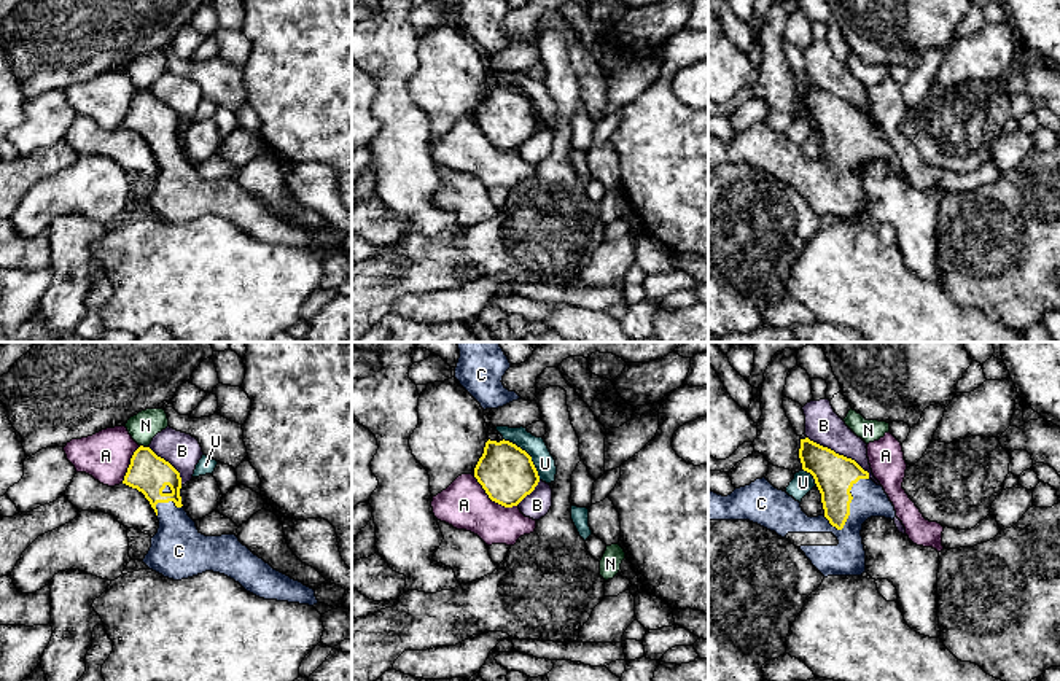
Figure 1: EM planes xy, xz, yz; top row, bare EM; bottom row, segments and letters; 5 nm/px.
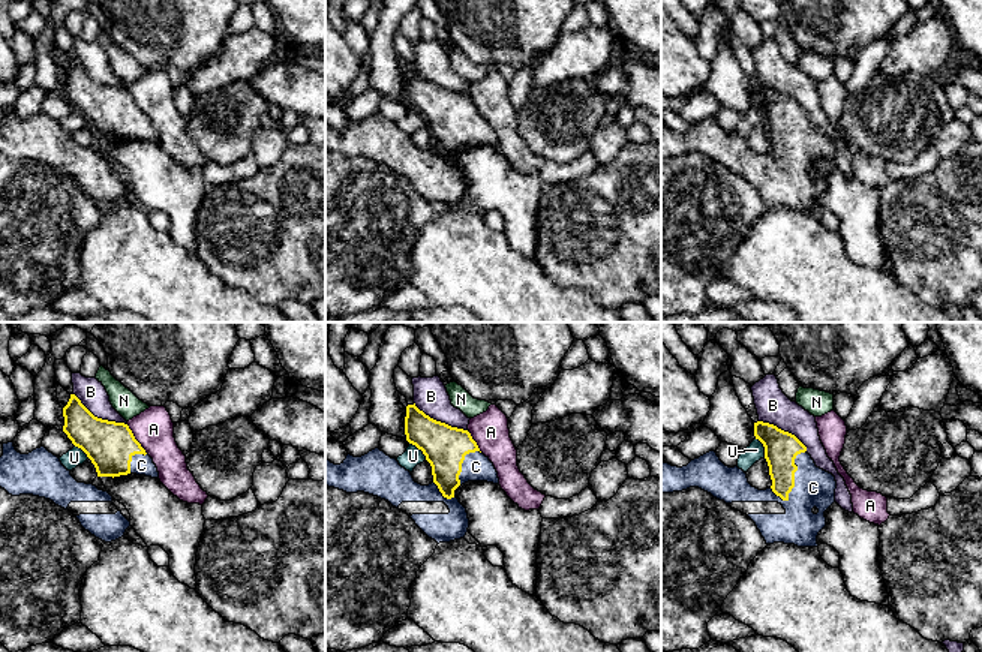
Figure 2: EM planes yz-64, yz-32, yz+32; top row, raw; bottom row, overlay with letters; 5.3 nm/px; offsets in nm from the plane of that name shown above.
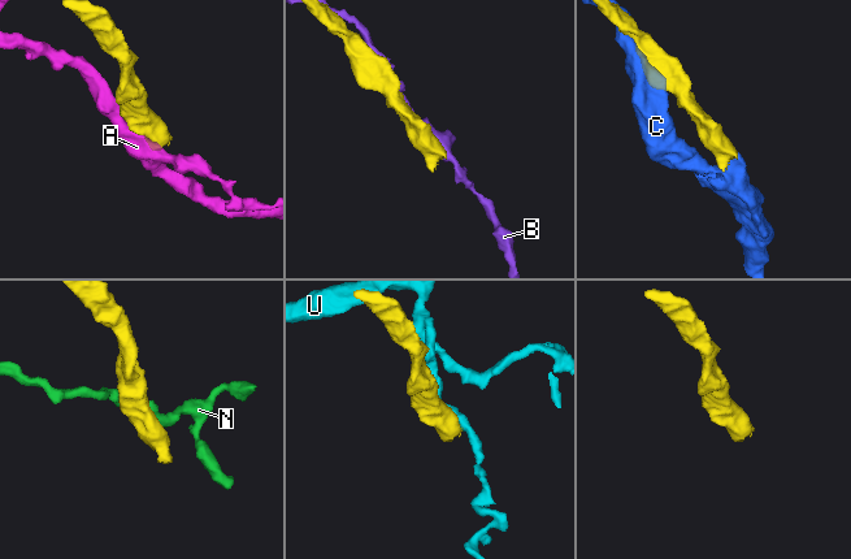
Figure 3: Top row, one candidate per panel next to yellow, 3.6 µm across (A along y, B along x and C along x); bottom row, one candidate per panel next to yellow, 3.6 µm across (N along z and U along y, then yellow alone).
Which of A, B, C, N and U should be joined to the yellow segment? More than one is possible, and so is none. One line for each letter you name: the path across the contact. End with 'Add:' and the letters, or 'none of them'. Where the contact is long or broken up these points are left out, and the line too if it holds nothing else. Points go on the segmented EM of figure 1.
Add: C

